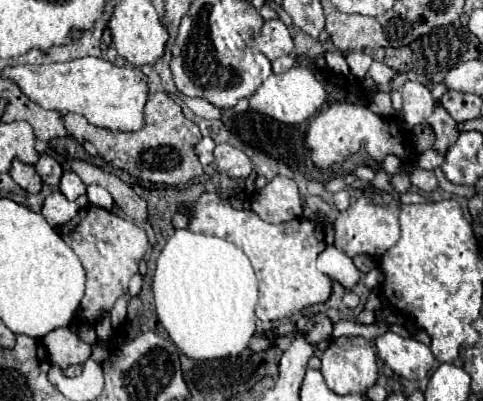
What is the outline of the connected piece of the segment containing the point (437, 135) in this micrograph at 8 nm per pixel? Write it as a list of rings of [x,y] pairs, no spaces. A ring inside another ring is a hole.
[[[440,103],[440,113],[432,113],[432,135],[434,135],[434,145],[432,149],[438,153],[446,153],[458,139],[458,123],[448,115],[448,111]]]

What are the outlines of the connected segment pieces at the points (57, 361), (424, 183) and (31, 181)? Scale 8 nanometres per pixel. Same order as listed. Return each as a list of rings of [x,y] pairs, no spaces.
[[[70,329],[52,331],[52,335],[46,335],[42,341],[48,349],[50,361],[62,369],[68,369],[76,363],[84,363],[92,353],[92,345],[78,339]]]
[[[412,169],[410,171],[410,181],[414,187],[422,189],[422,191],[434,191],[438,187],[438,179],[434,175],[434,171],[427,171],[424,169]]]
[[[12,161],[10,175],[12,175],[12,179],[14,179],[22,189],[26,189],[28,193],[38,193],[40,187],[42,187],[42,181],[40,181],[40,177],[36,175],[36,171],[34,171],[32,165],[24,165],[24,163],[20,163],[20,161]]]

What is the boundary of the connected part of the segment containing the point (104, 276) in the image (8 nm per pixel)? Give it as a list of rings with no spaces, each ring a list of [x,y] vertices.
[[[94,205],[80,209],[70,223],[58,229],[58,233],[74,249],[86,269],[86,295],[80,303],[78,319],[96,323],[102,311],[110,311],[114,301],[128,293],[128,281],[138,273],[138,263],[148,249],[148,237],[134,221]]]

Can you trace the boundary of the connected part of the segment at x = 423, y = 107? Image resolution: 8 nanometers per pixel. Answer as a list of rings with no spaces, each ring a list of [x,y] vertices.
[[[406,81],[400,91],[404,97],[404,107],[402,107],[404,121],[410,125],[424,123],[432,113],[432,105],[434,105],[430,89],[418,81]]]

